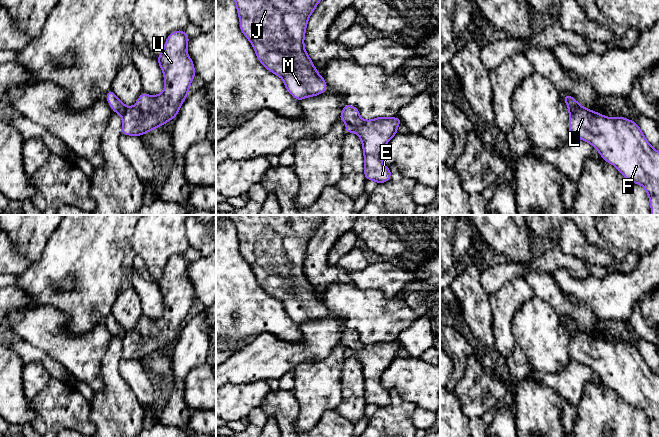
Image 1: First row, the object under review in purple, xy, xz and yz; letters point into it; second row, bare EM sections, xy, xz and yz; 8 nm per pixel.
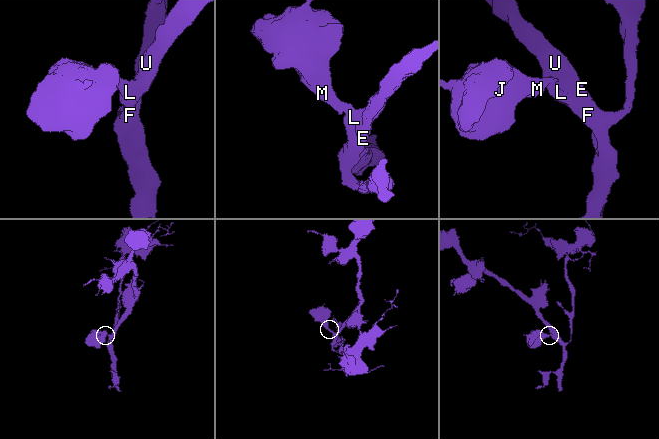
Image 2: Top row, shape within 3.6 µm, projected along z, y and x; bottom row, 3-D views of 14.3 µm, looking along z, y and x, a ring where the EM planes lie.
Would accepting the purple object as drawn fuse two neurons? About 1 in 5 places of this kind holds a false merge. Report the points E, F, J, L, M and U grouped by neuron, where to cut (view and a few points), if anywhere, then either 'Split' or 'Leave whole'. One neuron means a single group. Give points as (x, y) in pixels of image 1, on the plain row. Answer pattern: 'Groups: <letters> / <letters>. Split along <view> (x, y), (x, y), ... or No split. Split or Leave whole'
Groups: E F J L M U. No split. Leave whole

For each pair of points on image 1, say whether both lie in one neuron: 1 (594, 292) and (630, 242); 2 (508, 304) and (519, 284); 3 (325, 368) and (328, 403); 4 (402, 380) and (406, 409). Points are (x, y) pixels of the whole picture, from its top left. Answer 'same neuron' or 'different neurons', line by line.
1: different neurons
2: same neuron
3: same neuron
4: different neurons

